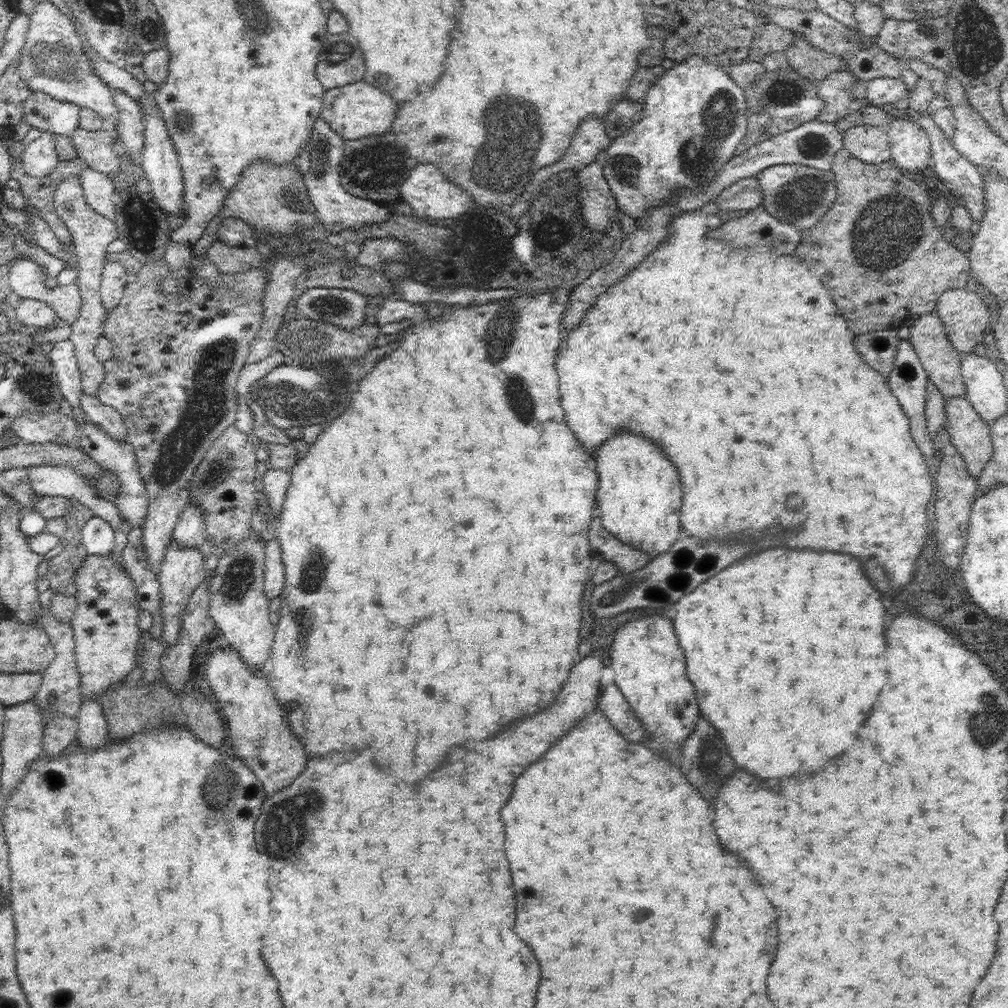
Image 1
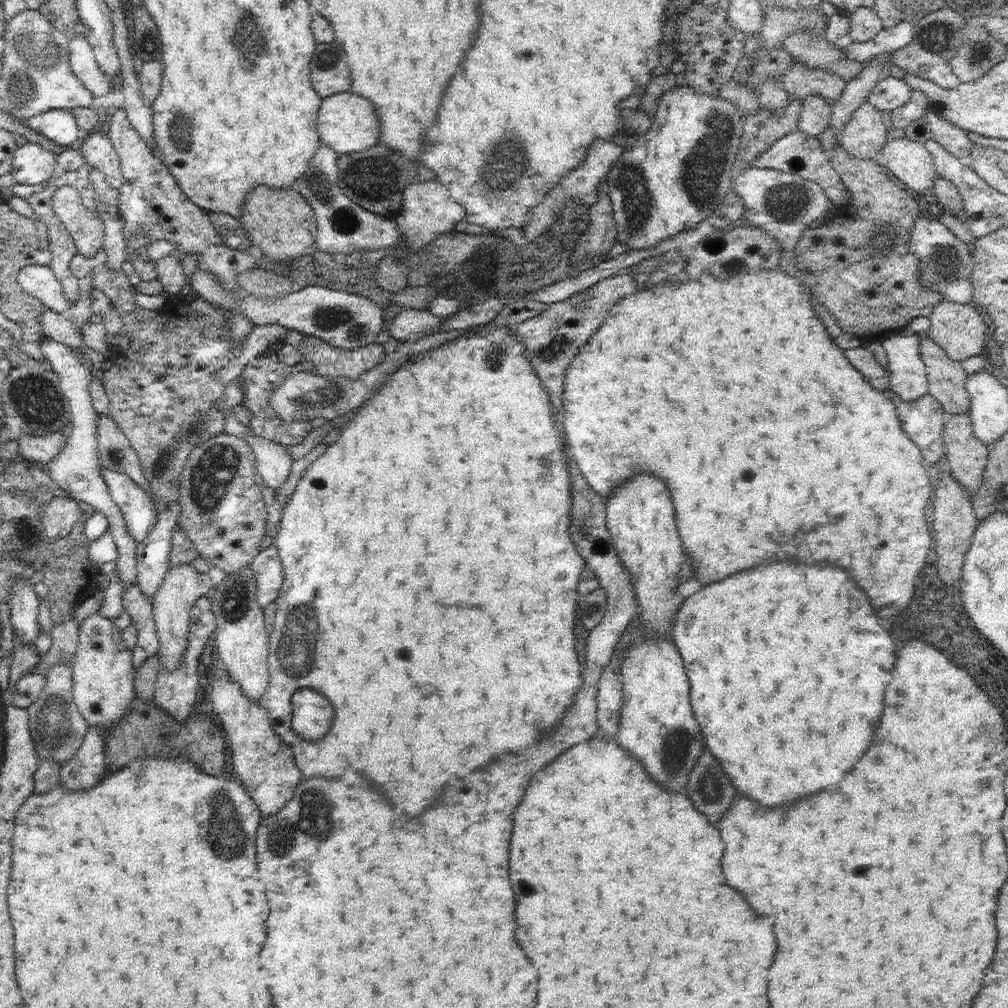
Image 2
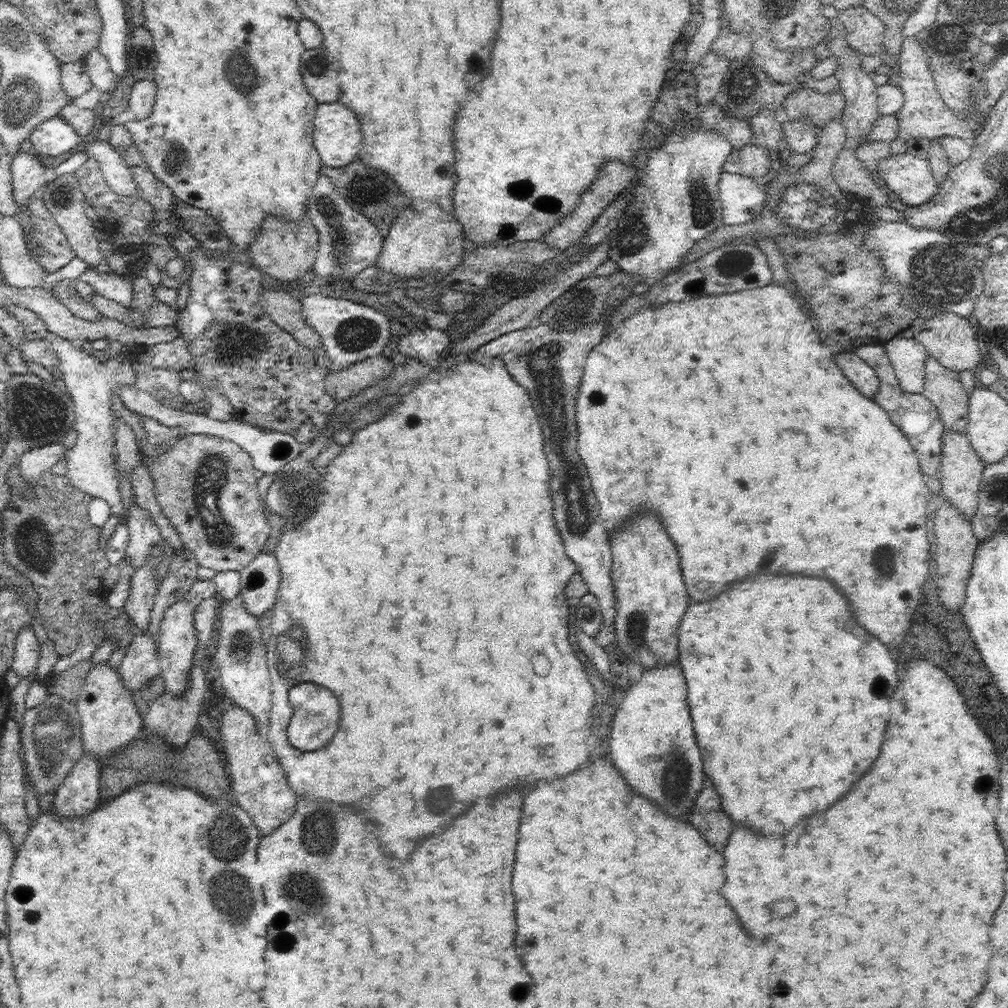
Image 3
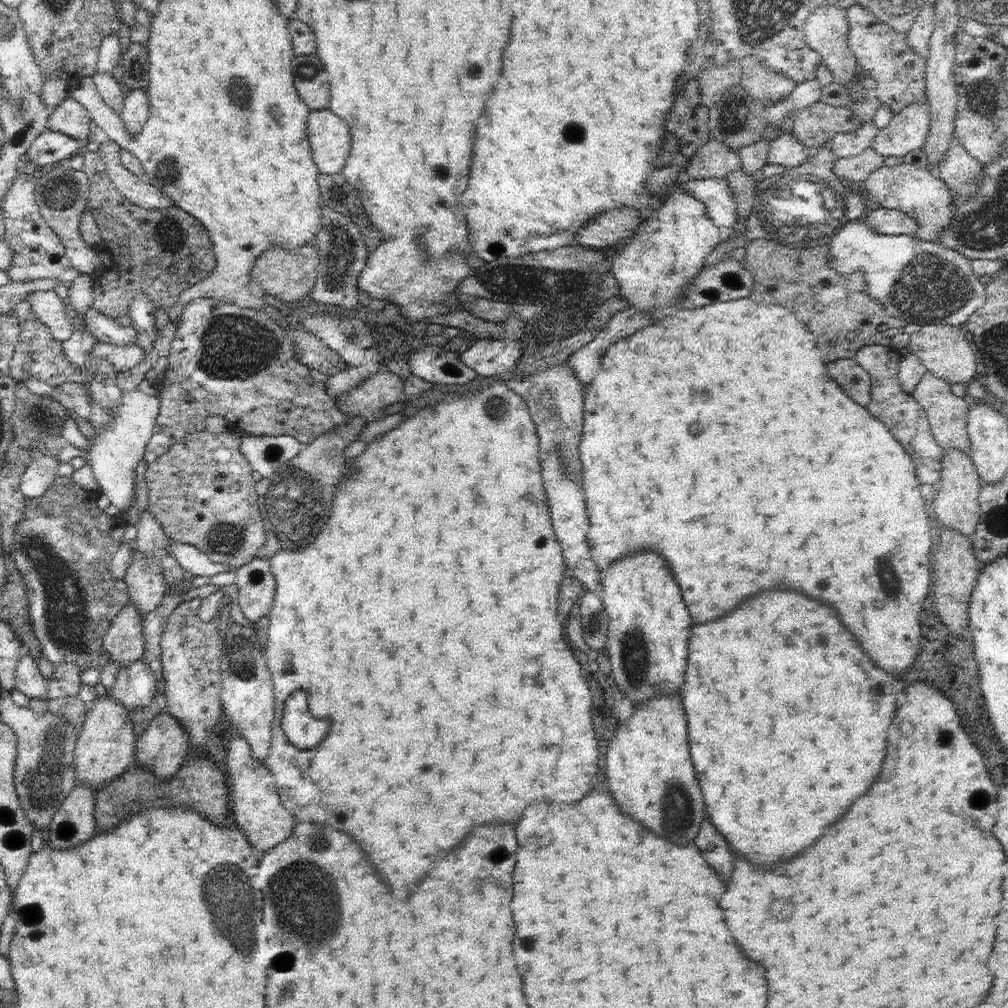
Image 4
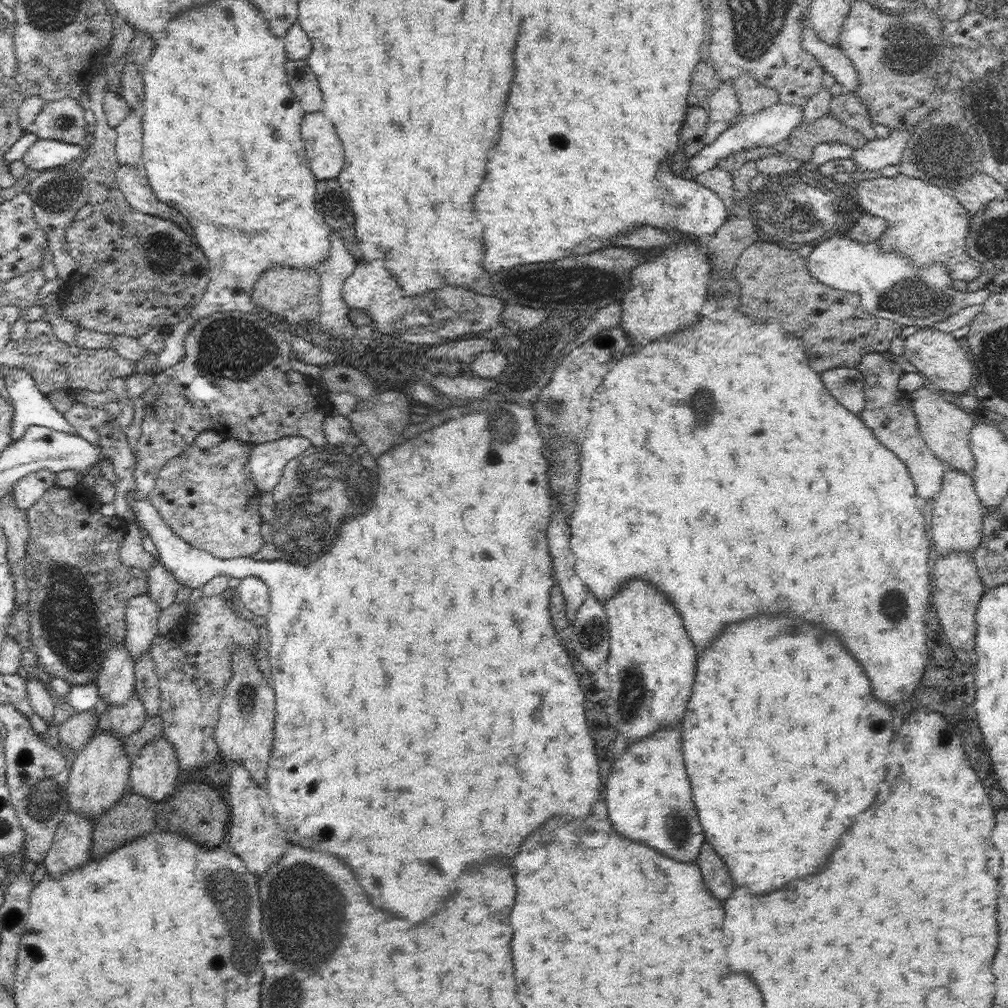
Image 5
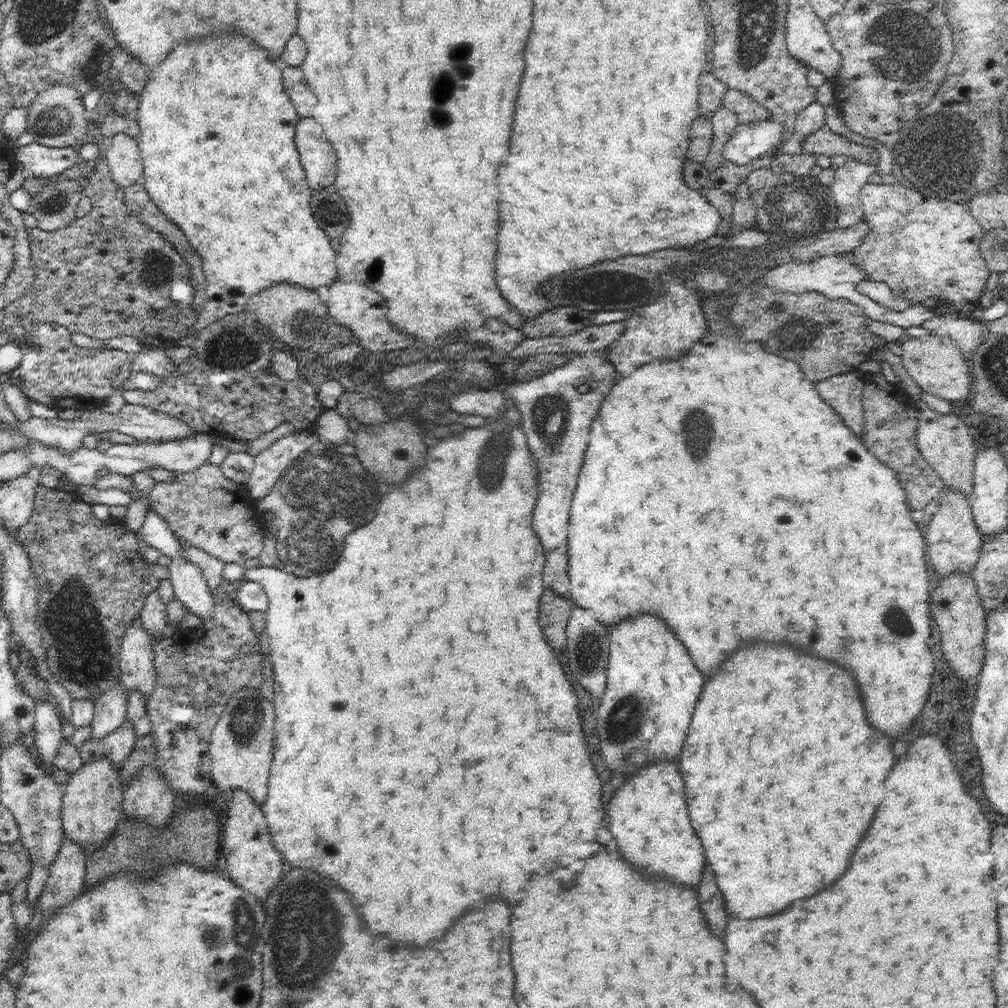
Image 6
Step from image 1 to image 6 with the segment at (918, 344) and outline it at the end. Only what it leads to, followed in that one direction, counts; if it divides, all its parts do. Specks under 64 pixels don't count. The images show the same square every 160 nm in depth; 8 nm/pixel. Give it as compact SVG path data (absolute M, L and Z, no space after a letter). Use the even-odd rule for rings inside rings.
M926 398L914 402L917 408L917 445L920 454L928 464L938 473L944 481L945 486L949 486L970 498L973 491L975 457L978 446L970 436L969 428L966 428L964 420L956 418L950 412L949 415L940 415L932 411L926 404Z

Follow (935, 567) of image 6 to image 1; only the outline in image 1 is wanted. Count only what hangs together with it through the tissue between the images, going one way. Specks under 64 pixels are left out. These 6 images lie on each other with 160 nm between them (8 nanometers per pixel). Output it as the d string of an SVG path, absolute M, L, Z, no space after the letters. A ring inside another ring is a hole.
M967 396L947 400L946 411L951 443L962 455L967 471L978 479L993 455L990 426L978 416Z

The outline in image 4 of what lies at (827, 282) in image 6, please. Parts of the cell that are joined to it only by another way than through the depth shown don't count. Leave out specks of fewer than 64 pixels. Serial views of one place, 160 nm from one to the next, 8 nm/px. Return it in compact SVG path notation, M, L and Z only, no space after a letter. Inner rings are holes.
M845 220L829 243L829 266L842 276L851 276L857 270L864 273L869 296L875 298L886 313L904 324L920 326L950 324L964 325L987 301L985 285L973 273L971 259L942 244L918 241L908 234L890 235L876 233L864 220Z

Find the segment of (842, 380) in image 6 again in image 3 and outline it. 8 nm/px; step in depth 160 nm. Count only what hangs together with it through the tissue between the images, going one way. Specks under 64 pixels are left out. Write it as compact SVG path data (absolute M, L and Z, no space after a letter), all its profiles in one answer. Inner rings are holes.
M853 351L840 352L835 355L836 364L840 367L842 374L856 387L864 396L874 398L879 389L879 378L876 371L864 362Z

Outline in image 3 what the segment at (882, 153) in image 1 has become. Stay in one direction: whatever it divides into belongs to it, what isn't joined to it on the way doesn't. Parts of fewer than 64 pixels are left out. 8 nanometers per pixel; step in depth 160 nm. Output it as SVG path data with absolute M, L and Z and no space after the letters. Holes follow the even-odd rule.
M836 17L827 19L827 22L829 22L829 33L822 41L829 44L830 54L837 58L838 66L834 75L838 79L839 90L842 91L845 98L845 109L841 116L841 122L843 123L845 136L848 138L847 147L855 149L866 142L869 130L874 126L875 120L880 117L877 103L877 85L874 83L872 76L864 72L863 62L861 61L863 56L855 55L849 46L846 36L847 30L843 22Z

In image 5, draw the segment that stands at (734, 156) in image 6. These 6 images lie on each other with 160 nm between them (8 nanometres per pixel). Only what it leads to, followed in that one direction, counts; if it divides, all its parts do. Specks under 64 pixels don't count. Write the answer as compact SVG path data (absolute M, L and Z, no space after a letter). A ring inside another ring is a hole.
M778 102L771 108L745 115L733 127L728 127L712 144L705 144L698 154L688 158L688 168L682 174L682 177L695 180L699 174L716 167L717 163L723 158L756 146L765 148L766 151L771 150L772 146L776 146L776 144L780 144L780 142L789 138L792 130L802 123L803 114L803 106Z

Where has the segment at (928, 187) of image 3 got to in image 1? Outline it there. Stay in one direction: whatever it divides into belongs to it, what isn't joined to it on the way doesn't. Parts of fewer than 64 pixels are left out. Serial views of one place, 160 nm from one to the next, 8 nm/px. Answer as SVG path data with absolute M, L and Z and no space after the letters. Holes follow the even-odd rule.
M892 118L886 130L893 163L909 173L929 173L931 142L926 131L918 123Z

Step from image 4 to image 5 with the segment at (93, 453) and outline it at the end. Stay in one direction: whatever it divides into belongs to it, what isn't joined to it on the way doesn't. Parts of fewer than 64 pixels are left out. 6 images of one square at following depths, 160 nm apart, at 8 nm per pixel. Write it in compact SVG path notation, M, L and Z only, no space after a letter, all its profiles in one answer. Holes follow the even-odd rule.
M485 399L481 410L486 412L474 411L458 420L448 419L444 426L433 427L432 432L424 434L420 442L418 436L415 440L401 439L392 450L378 458L376 486L388 492L378 492L366 514L344 520L334 544L336 548L310 564L254 560L252 557L216 558L180 538L149 499L131 497L136 506L132 516L144 524L158 550L160 562L172 571L182 587L196 590L217 574L240 579L257 576L268 585L271 607L266 624L270 646L263 663L272 669L275 728L264 786L273 806L274 818L289 842L310 850L320 846L344 860L354 870L372 904L406 920L410 926L428 920L444 906L444 900L456 892L456 878L462 870L494 856L516 858L526 836L544 826L548 818L552 820L556 814L570 814L572 818L586 820L600 796L600 766L594 740L586 726L584 692L566 648L556 638L548 612L550 588L556 583L547 537L551 519L550 470L535 409L530 403Z

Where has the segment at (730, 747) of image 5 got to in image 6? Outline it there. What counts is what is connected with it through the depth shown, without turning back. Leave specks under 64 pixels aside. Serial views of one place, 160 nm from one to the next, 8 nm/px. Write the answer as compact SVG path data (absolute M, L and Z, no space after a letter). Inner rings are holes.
M746 644L744 648L740 648L736 654L732 654L722 666L720 666L720 672L710 678L702 690L702 696L696 704L696 712L694 712L694 718L692 718L692 724L690 724L690 732L686 736L686 742L684 742L684 752L680 756L680 774L684 778L684 786L686 786L686 804L688 804L688 810L690 810L690 822L704 846L704 852L706 852L706 862L710 864L710 868L714 870L714 876L716 876L716 884L718 888L722 890L722 896L724 896L724 904L726 904L726 910L734 916L734 918L744 918L744 920L750 920L750 918L762 918L762 916L772 916L772 914L778 914L782 910L786 910L794 900L798 898L808 898L808 896L814 896L818 894L820 890L832 886L846 870L848 870L848 862L856 850L856 846L860 844L866 828L870 826L872 818L874 818L874 812L876 812L876 806L884 800L886 792L880 792L884 788L884 780L888 776L888 772L892 770L896 762L896 756L892 752L892 742L882 734L882 732L876 732L868 720L866 720L866 712L864 712L864 706L862 706L862 700L860 700L860 692L856 688L856 680L846 672L842 670L840 666L832 664L832 662L826 662L826 660L820 660L820 658L814 658L814 656L804 656L802 652L794 650L792 646L788 644Z

